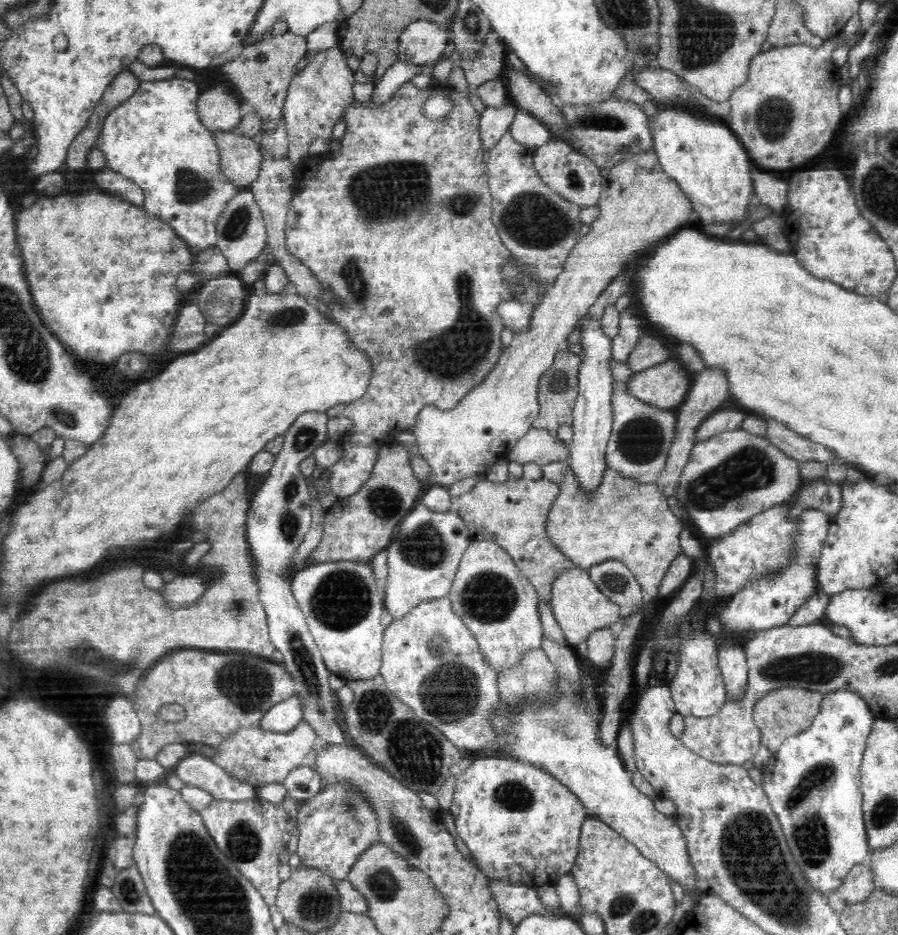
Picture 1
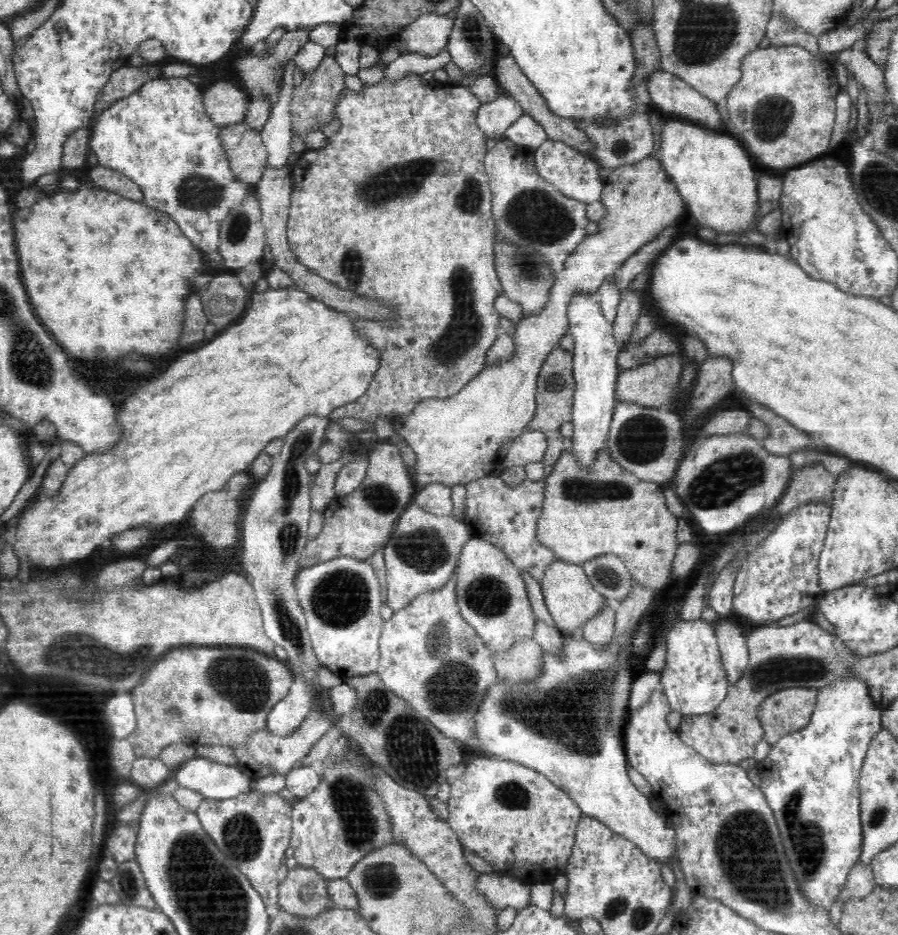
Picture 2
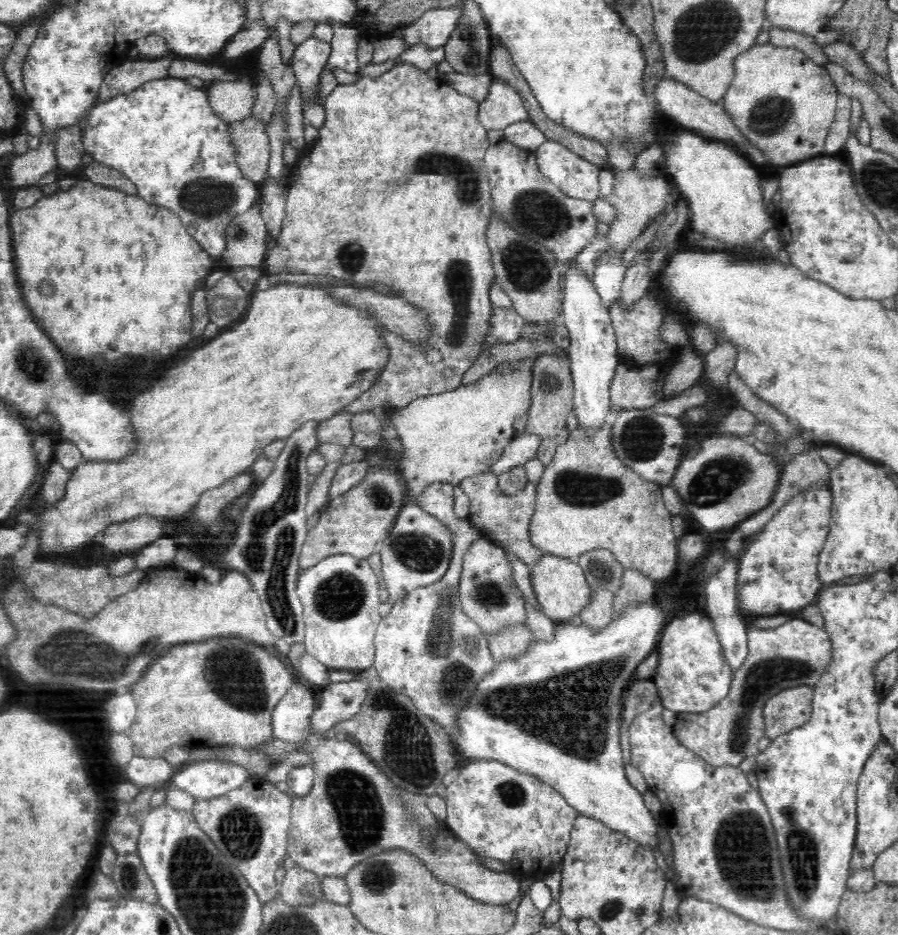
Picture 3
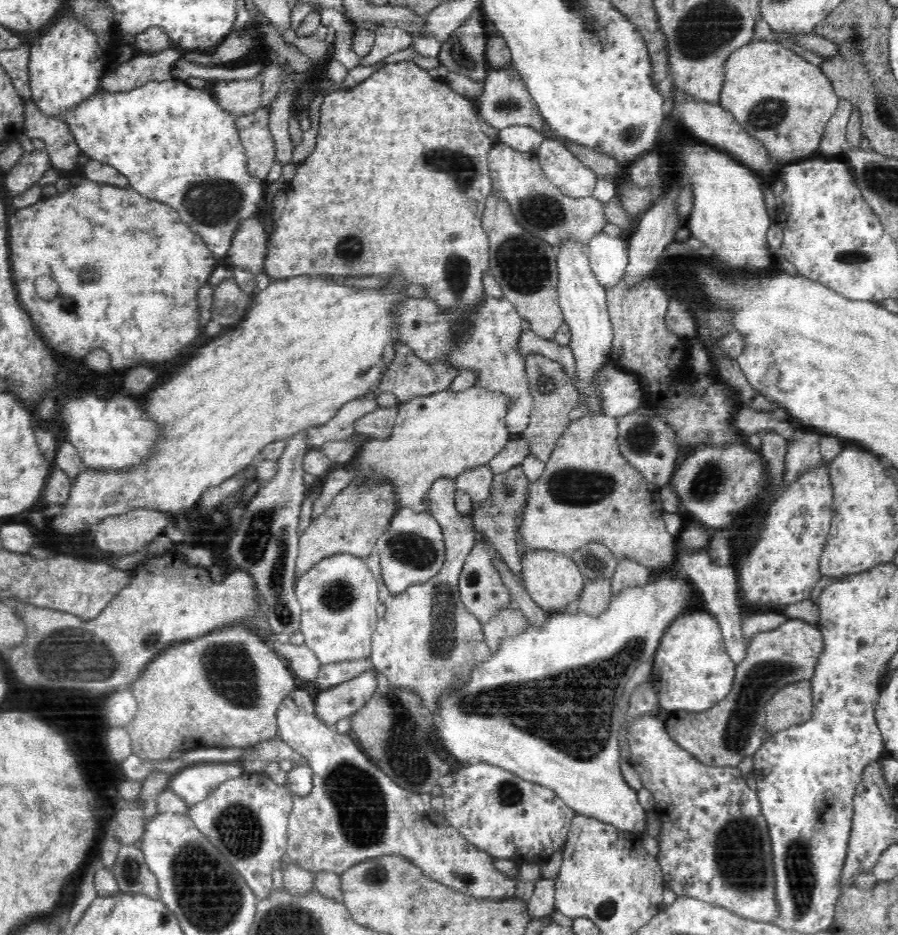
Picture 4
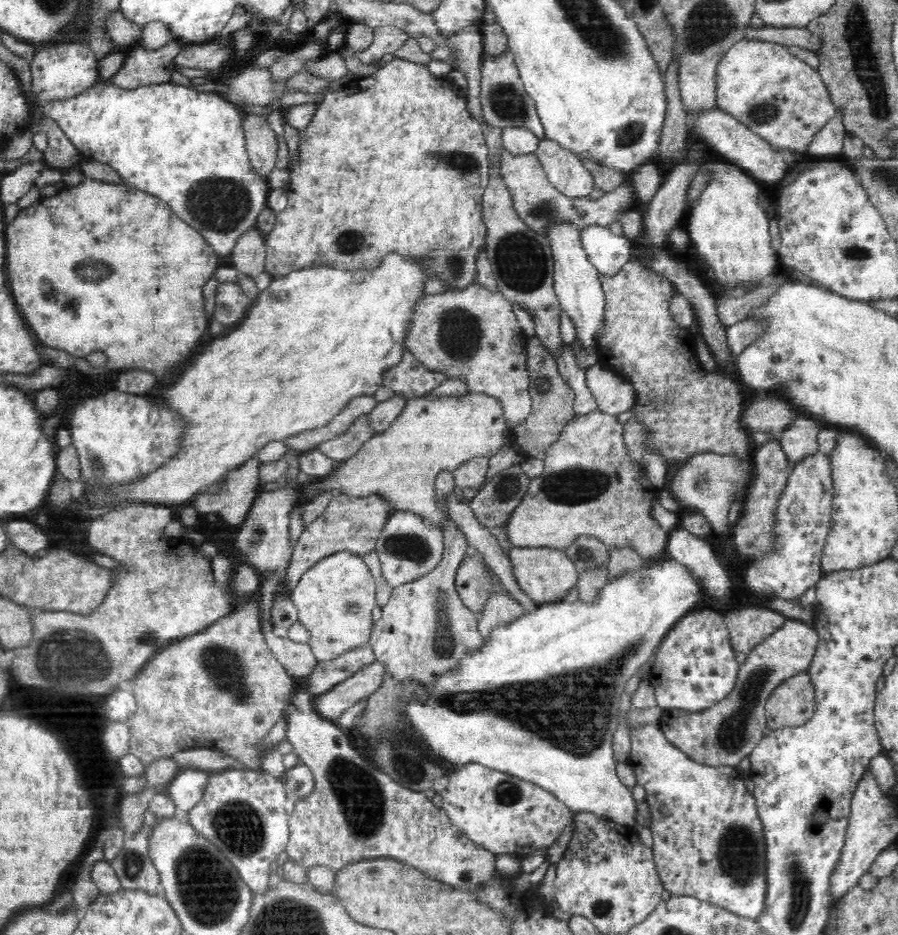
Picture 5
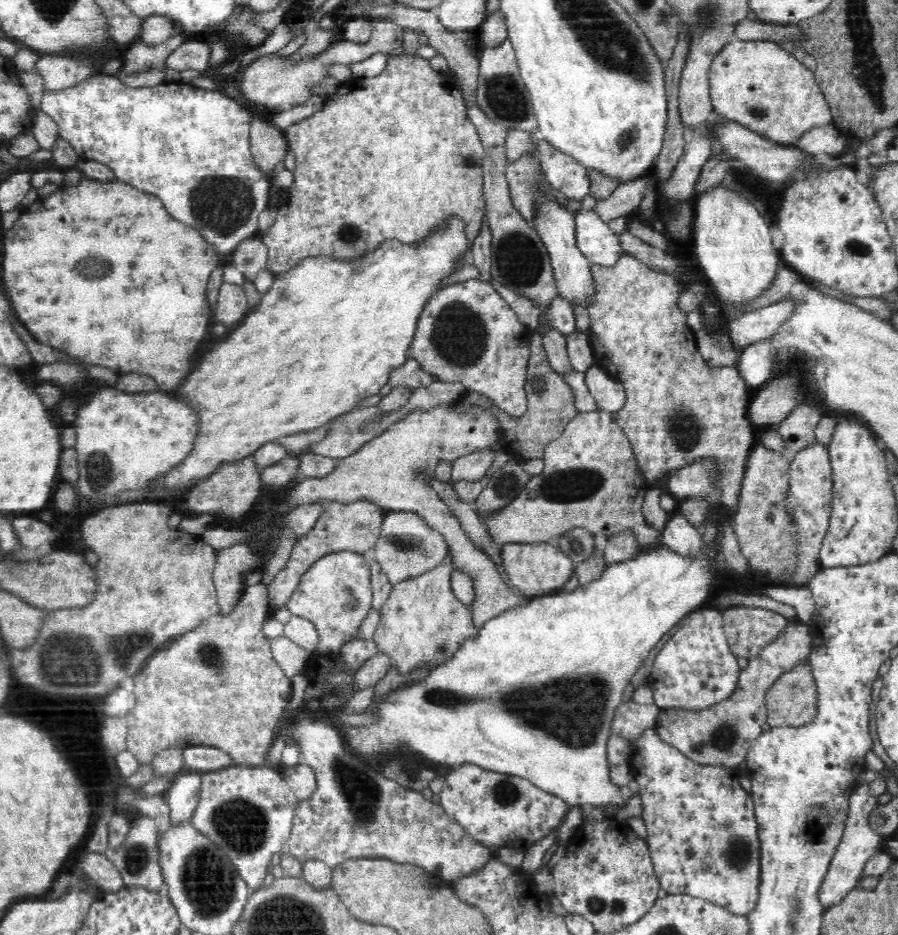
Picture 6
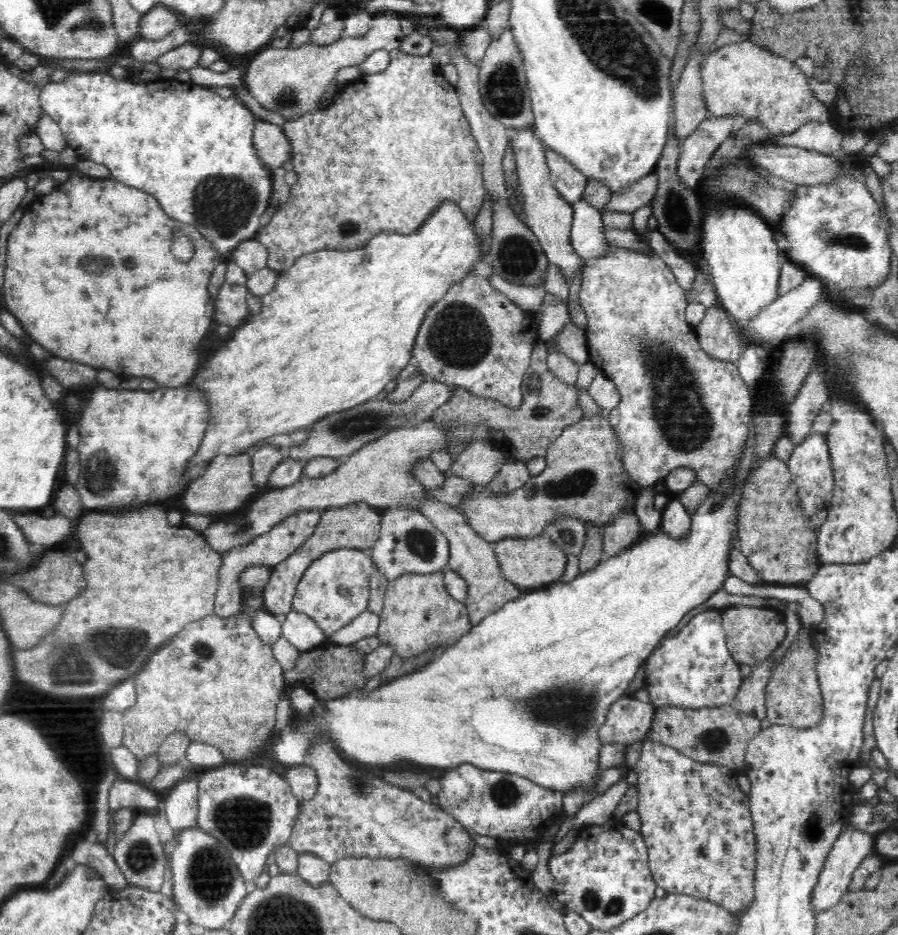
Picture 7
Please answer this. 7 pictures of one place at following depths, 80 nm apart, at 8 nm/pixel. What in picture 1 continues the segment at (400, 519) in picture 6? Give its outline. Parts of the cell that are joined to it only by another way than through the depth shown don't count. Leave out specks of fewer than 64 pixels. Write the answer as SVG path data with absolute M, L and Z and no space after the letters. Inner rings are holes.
M418 502L400 522L396 540L387 548L387 580L382 594L392 617L402 619L420 603L448 595L471 542L469 529L455 512L433 512Z

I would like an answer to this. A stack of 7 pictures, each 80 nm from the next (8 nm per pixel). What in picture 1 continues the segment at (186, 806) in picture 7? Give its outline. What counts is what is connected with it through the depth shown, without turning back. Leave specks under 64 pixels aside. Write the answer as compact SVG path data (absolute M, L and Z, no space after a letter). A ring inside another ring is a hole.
M193 751L177 764L176 776L186 785L206 789L215 800L239 801L258 798L254 786L229 776L211 758Z

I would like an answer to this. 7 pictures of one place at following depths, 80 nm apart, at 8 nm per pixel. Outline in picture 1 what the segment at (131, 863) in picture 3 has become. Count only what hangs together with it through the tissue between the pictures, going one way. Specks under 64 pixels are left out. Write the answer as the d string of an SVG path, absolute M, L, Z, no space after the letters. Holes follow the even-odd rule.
M135 864L119 870L111 891L124 911L148 915L156 913L156 907L153 906L148 896L141 874Z

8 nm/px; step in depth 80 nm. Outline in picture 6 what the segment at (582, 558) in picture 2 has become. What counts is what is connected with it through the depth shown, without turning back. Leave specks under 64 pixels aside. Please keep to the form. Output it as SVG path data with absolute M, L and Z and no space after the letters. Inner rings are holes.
M598 409L579 413L556 440L547 444L542 459L543 471L539 475L531 475L523 492L514 498L514 502L504 506L504 510L488 515L488 518L482 515L481 522L488 529L496 546L502 547L508 543L552 543L574 528L584 528L592 534L602 533L608 538L616 536L618 532L632 530L640 550L652 550L662 546L663 532L652 529L643 514L647 492L654 488L654 484L648 482L643 477L643 472L640 472L631 444L623 433L623 428L612 418L611 412Z

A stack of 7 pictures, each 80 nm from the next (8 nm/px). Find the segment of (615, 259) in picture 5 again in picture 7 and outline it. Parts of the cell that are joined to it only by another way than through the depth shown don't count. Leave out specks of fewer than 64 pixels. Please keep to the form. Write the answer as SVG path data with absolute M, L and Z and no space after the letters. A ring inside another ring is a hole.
M580 201L574 207L571 245L574 252L585 261L603 257L607 253L608 241L602 233L606 226L602 222L601 213L585 201Z

